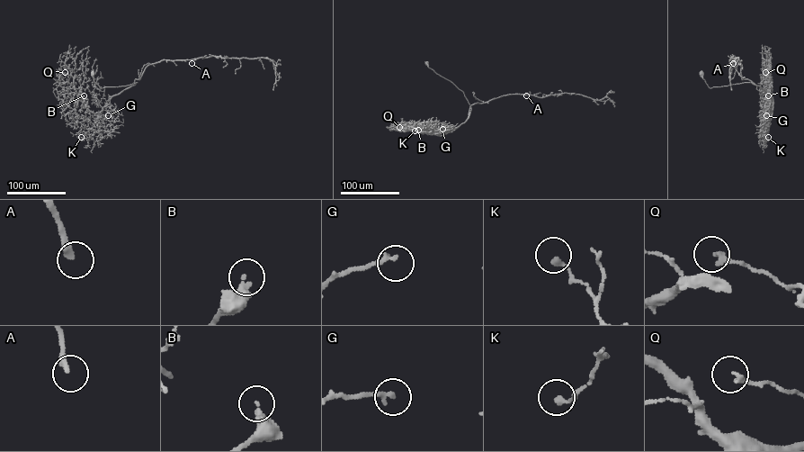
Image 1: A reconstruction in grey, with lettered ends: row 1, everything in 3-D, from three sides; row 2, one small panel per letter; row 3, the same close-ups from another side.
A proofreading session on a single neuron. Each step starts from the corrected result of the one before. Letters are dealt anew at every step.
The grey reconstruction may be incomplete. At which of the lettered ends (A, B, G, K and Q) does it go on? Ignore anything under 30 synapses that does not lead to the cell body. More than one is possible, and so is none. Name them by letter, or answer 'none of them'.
A

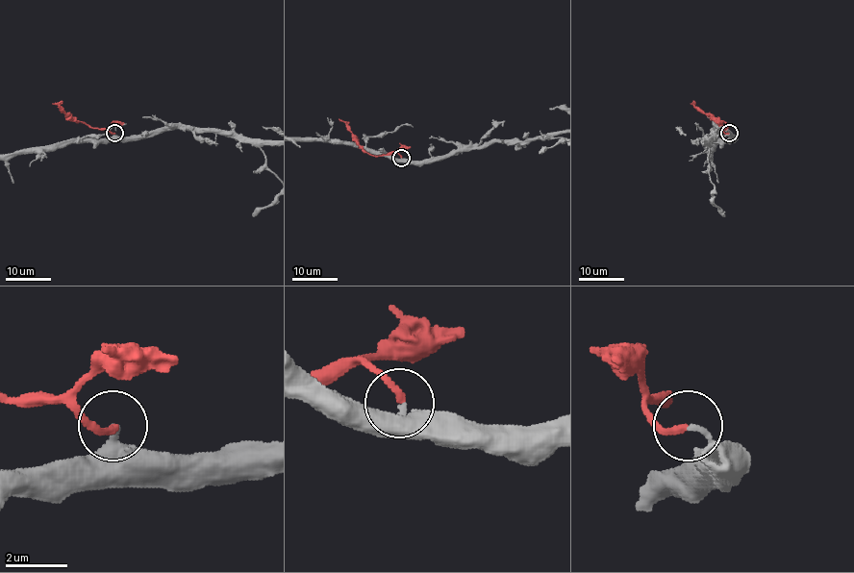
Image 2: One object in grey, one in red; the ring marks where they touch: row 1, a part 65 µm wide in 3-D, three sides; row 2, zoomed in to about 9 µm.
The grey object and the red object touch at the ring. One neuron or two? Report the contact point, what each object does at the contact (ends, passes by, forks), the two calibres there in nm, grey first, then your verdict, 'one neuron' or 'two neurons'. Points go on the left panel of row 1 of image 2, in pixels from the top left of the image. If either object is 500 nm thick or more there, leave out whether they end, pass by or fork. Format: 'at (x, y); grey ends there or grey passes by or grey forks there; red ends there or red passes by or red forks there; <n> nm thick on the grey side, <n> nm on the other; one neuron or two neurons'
at (114, 133); grey ends there; red ends there; 200 nm thick on the grey side, 220 nm on the other; one neuron

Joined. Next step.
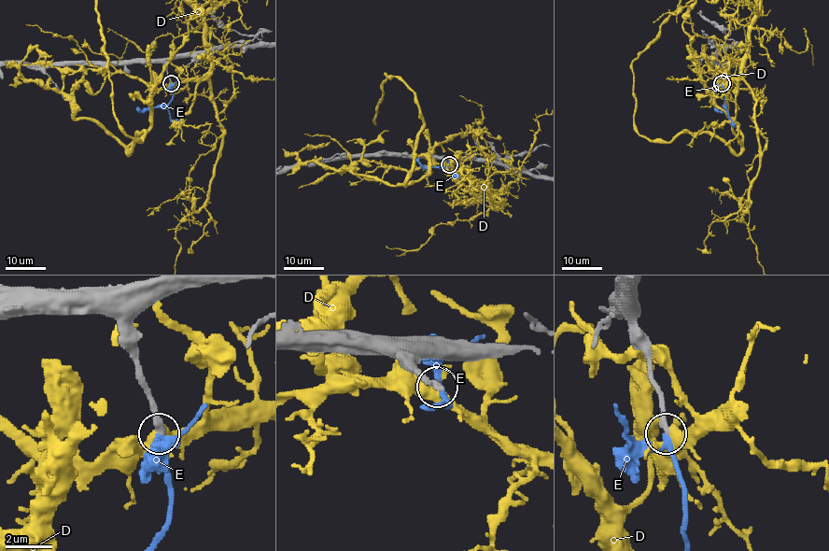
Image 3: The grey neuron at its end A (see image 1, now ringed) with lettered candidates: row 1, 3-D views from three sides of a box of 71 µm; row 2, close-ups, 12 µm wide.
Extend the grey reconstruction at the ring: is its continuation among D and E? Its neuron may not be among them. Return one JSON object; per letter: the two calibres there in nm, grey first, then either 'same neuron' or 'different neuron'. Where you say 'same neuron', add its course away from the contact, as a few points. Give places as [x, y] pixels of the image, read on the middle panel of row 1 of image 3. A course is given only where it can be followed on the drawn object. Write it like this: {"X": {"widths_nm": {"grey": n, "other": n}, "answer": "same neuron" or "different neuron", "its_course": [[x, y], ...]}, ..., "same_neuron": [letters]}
{"D": {"widths_nm": {"grey": 280, "other": 400}, "answer": "different neuron"}, "E": {"widths_nm": {"grey": 280, "other": 240}, "answer": "same neuron", "its_course": [[449, 164], [451, 167], [445, 168], [423, 166], [416, 156]]}, "same_neuron": ["E"]}

